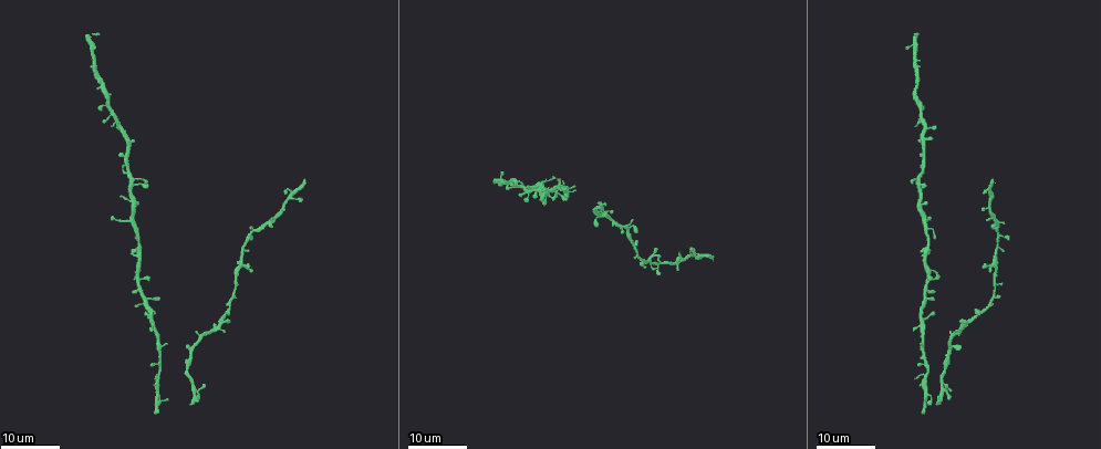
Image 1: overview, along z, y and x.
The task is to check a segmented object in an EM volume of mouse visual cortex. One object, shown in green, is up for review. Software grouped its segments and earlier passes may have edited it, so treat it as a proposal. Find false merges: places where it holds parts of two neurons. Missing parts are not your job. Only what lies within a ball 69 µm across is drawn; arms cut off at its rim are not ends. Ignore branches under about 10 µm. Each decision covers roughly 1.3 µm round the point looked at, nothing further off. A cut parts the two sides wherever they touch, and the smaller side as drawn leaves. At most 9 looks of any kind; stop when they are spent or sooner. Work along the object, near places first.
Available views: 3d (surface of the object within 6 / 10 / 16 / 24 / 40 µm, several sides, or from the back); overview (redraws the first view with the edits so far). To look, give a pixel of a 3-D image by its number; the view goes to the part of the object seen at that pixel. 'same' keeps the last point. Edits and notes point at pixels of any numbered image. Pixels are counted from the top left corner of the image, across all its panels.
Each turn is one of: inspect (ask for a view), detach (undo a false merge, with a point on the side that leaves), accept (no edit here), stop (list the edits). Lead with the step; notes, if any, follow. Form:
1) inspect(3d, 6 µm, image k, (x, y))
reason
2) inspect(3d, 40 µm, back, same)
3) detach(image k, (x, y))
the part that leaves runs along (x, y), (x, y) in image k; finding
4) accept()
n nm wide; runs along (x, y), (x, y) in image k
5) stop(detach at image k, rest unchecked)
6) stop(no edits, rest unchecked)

inspect(3d, 24 µm, image 1, (140, 277))
four arms meet

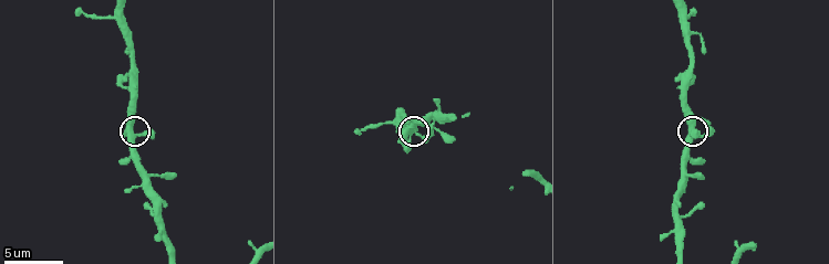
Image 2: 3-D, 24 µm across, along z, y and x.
inspect(3d, 6 µm, image 2, (131, 136))

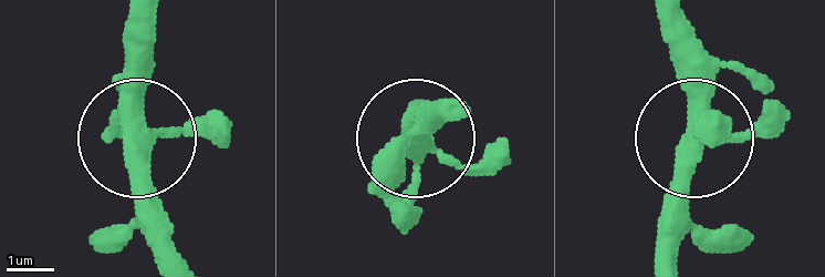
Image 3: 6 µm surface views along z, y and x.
inspect(3d, 6 µm, back, image 3, (138, 139))

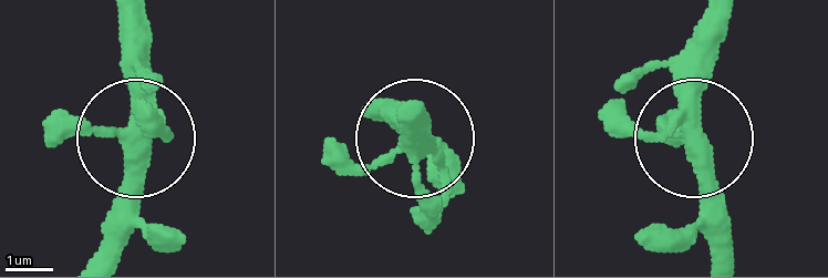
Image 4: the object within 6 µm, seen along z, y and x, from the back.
accept()
370 nm wide; runs along (728, 257), (696, 126), (696, 23) in image 4; continuous, no second neuron

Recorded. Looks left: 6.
inspect(3d, 24 µm, image 1, (235, 282))
three arms meet

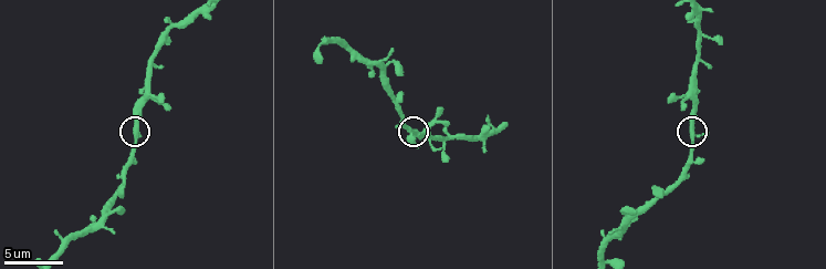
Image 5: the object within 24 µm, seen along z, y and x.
inspect(3d, 6 µm, image 5, (692, 130))

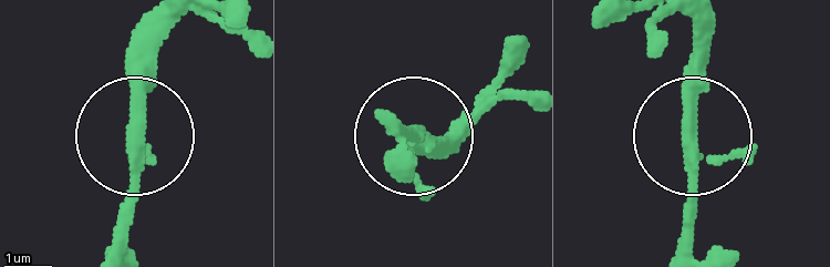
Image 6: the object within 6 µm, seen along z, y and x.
accept()
3 arms; one neuron here

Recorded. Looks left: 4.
inspect(3d, 10 µm, image 5, (489, 135))
thick turns thin

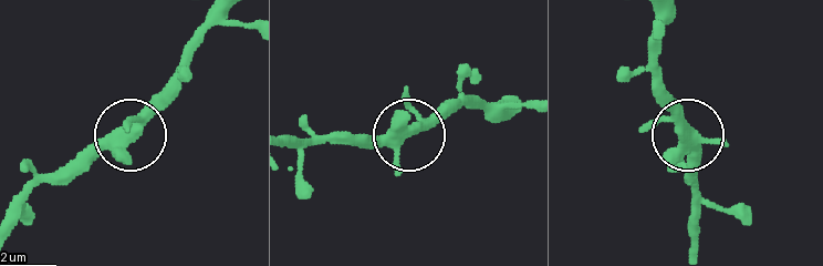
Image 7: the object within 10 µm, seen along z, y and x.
inspect(3d, 10 µm, back, image 7, (407, 131))

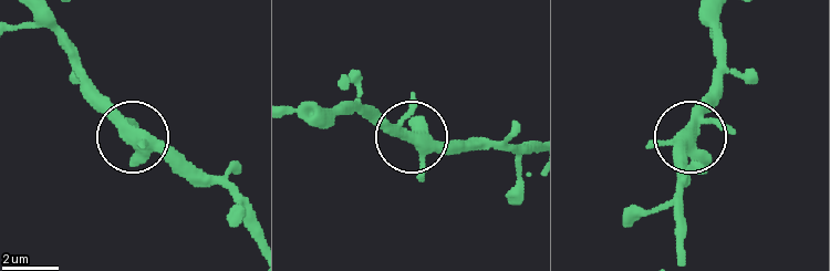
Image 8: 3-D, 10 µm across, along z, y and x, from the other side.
accept()
5 arms; runs along (253, 214), (225, 187), (182, 178), (91, 94) in image 8; continuous, no second neuron

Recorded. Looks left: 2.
inspect(3d, 16 µm, image 1, (920, 107))
three-way junction

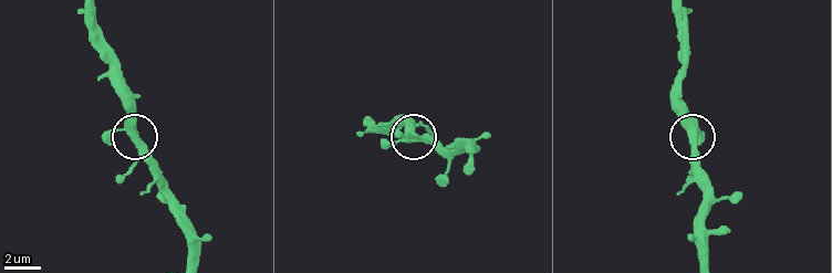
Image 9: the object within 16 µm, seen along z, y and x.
inspect(3d, 6 µm, image 9, (690, 142))
zoom in

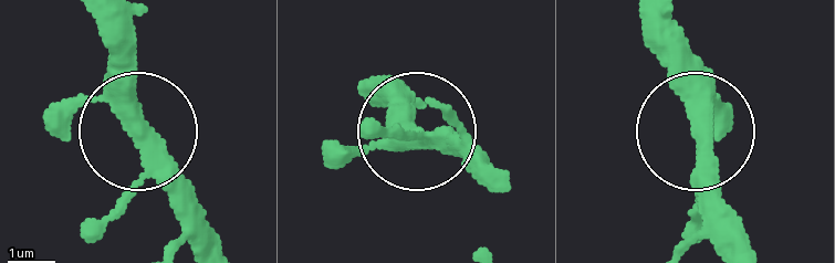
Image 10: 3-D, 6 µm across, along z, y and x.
accept()
350 nm wide; all the same neuron

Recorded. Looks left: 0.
stop(no edits, rest unchecked)

